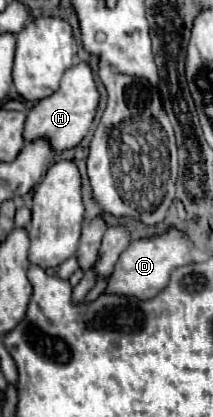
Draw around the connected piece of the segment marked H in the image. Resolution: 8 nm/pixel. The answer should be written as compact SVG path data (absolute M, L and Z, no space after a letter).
M81 61L65 71L61 79L61 87L41 101L37 101L25 121L25 141L33 141L37 137L49 137L53 151L63 151L79 145L79 141L89 133L95 113L99 105L99 91L93 81L93 71L89 63Z

